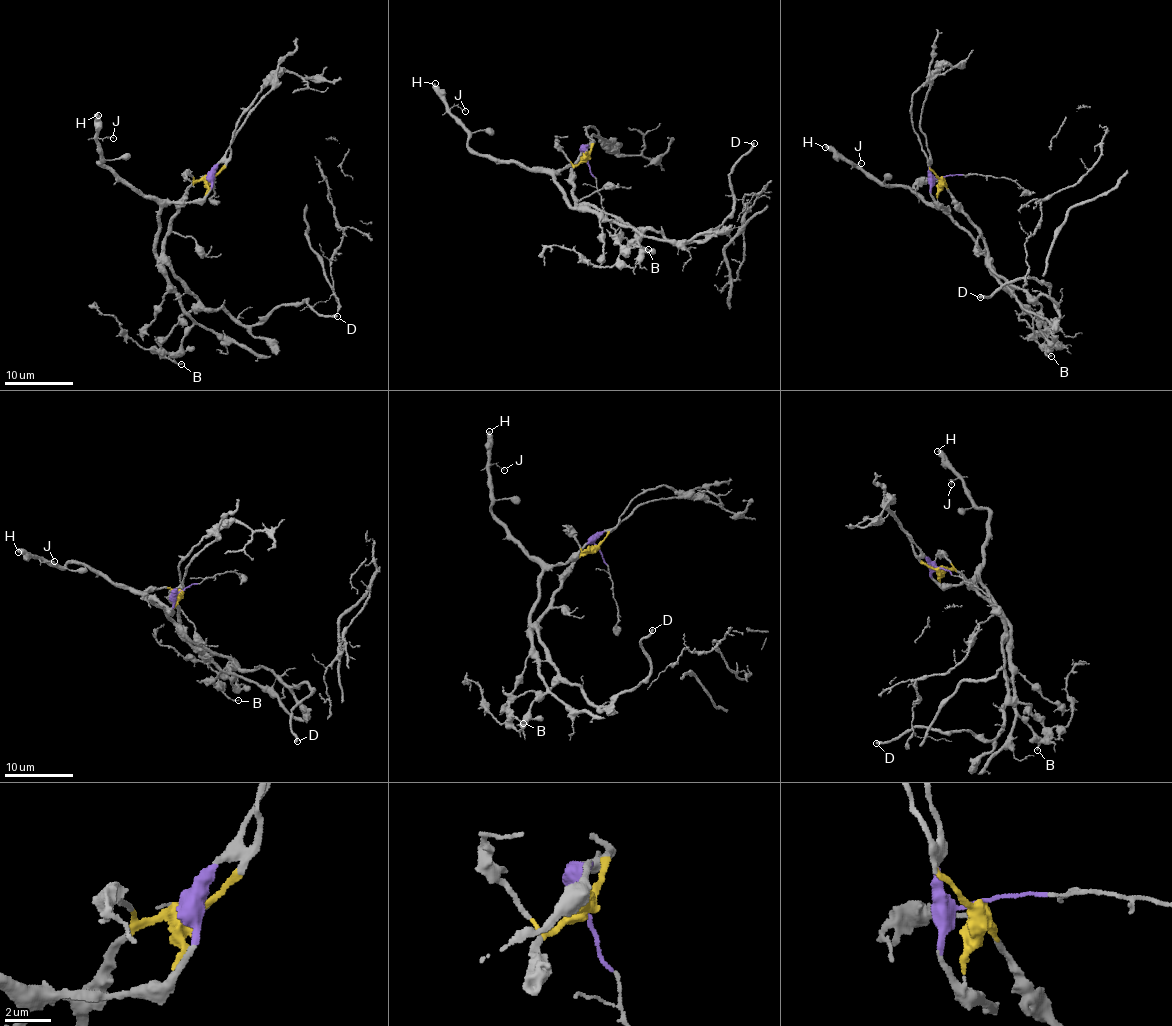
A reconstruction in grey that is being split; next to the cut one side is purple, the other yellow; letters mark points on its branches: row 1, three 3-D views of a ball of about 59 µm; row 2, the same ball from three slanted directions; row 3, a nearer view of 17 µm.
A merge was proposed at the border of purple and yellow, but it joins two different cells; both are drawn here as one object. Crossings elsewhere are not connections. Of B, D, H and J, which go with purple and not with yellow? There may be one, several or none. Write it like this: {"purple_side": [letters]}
{"purple_side": ["H", "J"]}

